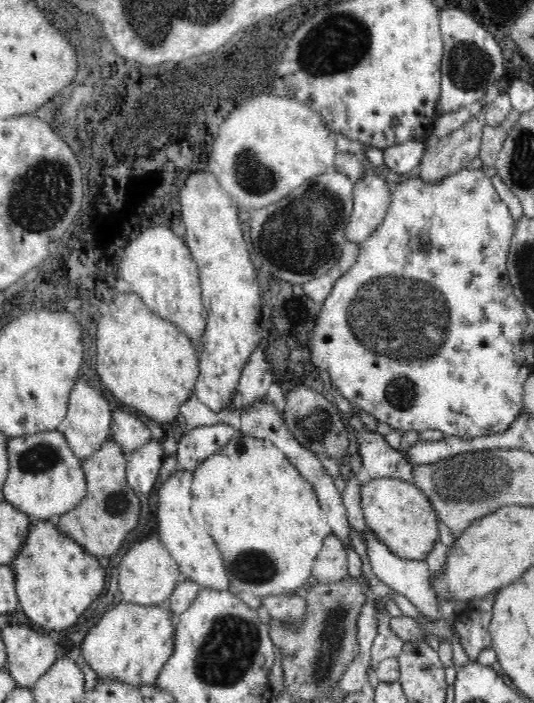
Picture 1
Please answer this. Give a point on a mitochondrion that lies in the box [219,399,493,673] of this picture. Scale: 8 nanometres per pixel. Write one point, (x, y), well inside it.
(315, 425)

